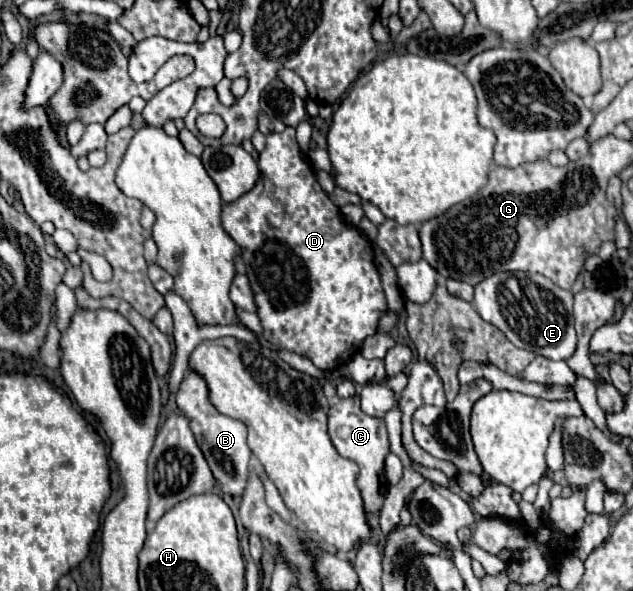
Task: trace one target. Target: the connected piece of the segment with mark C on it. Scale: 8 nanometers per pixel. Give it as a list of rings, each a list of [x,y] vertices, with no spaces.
[[[344,398],[332,404],[330,408],[330,418],[328,418],[328,432],[332,438],[334,448],[338,450],[340,456],[352,458],[360,466],[360,476],[358,476],[358,488],[364,498],[364,508],[366,512],[378,512],[384,504],[386,492],[388,492],[388,480],[384,474],[384,458],[390,452],[390,442],[388,442],[388,432],[386,424],[382,418],[366,416],[360,410],[360,398]]]

